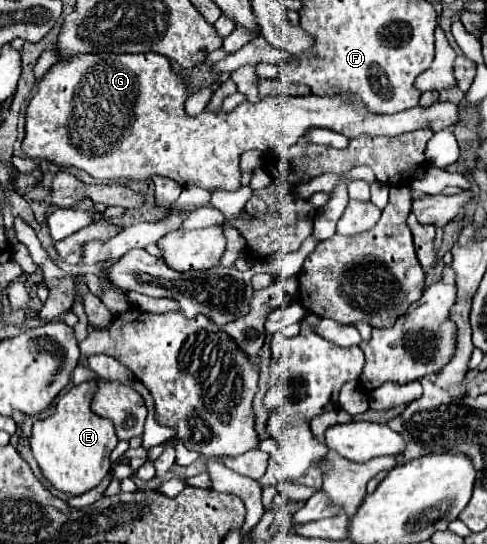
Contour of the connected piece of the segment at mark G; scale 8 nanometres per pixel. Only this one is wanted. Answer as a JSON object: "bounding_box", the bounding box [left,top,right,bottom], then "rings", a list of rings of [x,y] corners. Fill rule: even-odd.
{"bounding_box":[22,54,458,192],"rings":[[[82,54],[82,56],[74,56],[72,60],[68,62],[58,62],[52,66],[52,70],[42,78],[42,82],[38,84],[38,90],[34,94],[34,98],[30,100],[30,106],[26,110],[26,138],[22,142],[22,148],[24,148],[24,154],[28,158],[34,158],[34,160],[46,160],[46,162],[54,162],[56,166],[74,166],[74,168],[80,168],[84,172],[88,172],[92,178],[96,180],[138,180],[138,178],[152,178],[152,176],[168,176],[172,180],[176,180],[180,186],[188,188],[188,186],[198,186],[198,188],[204,188],[208,192],[218,192],[218,190],[226,190],[226,192],[234,192],[238,190],[242,184],[240,184],[240,154],[246,152],[246,150],[262,150],[262,152],[268,152],[276,146],[276,140],[282,140],[282,132],[284,132],[284,144],[286,146],[292,146],[298,142],[298,138],[308,130],[308,128],[328,128],[328,130],[334,130],[334,132],[340,132],[348,138],[356,138],[360,134],[372,134],[372,136],[398,136],[402,132],[412,132],[412,130],[418,130],[418,128],[432,128],[434,132],[438,130],[444,130],[444,128],[450,128],[452,124],[458,122],[458,108],[450,102],[436,102],[428,108],[410,108],[410,110],[404,110],[404,112],[398,112],[398,114],[390,114],[390,116],[382,116],[382,114],[370,114],[366,112],[366,108],[360,104],[360,100],[354,100],[354,102],[348,102],[348,100],[342,100],[342,98],[322,98],[322,96],[300,96],[300,98],[288,98],[288,96],[270,96],[270,98],[262,98],[260,102],[252,104],[252,102],[244,102],[240,104],[234,112],[230,114],[224,114],[224,112],[202,112],[200,116],[192,118],[184,112],[184,100],[186,100],[186,86],[180,82],[180,76],[172,72],[170,68],[170,60],[166,56],[160,56],[160,54]]]}

